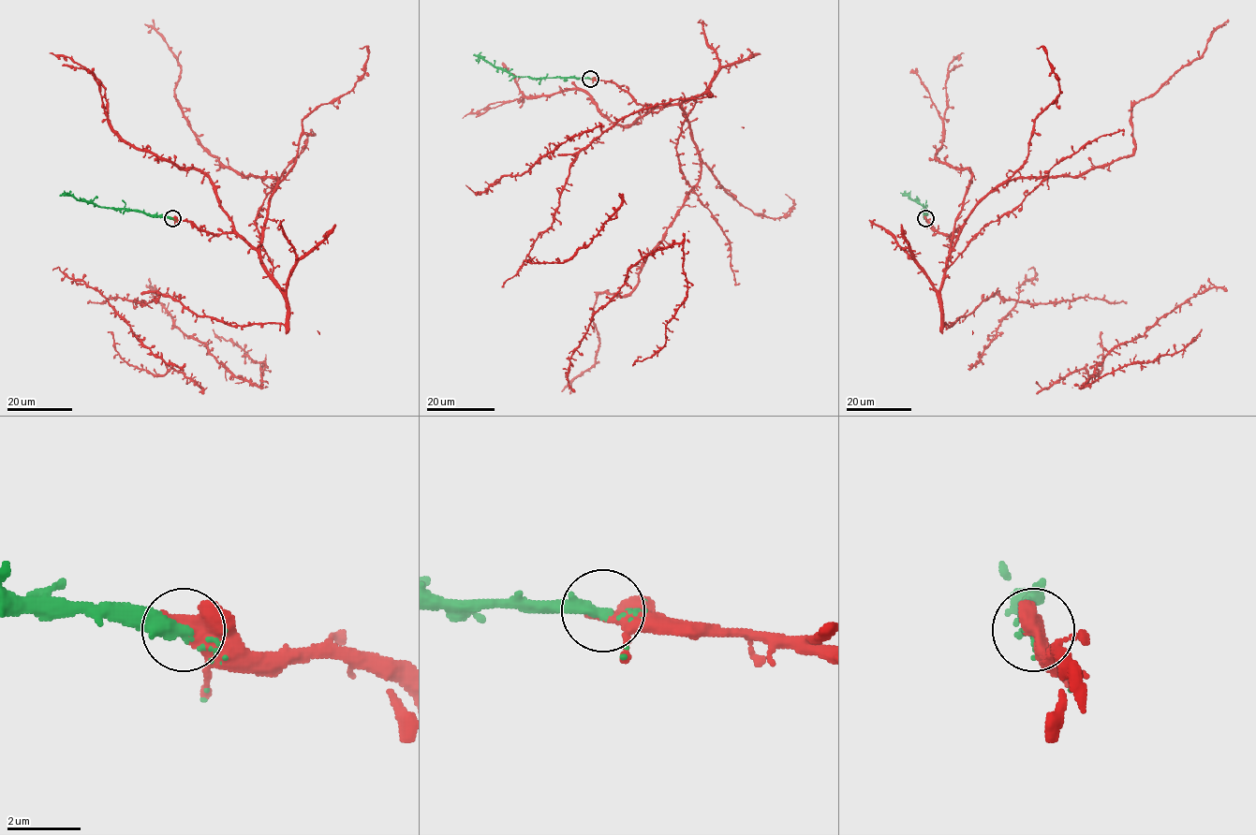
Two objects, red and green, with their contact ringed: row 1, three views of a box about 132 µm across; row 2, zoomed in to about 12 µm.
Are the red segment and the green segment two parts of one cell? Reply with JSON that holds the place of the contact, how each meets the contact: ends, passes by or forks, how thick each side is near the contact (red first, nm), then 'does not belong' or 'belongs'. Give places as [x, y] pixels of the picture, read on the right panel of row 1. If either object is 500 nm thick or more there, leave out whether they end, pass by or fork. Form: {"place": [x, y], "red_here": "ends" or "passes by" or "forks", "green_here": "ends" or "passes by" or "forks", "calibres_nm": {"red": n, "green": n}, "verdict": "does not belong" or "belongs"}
{"place": [925, 218], "calibres_nm": {"red": 550, "green": 280}, "verdict": "belongs"}

